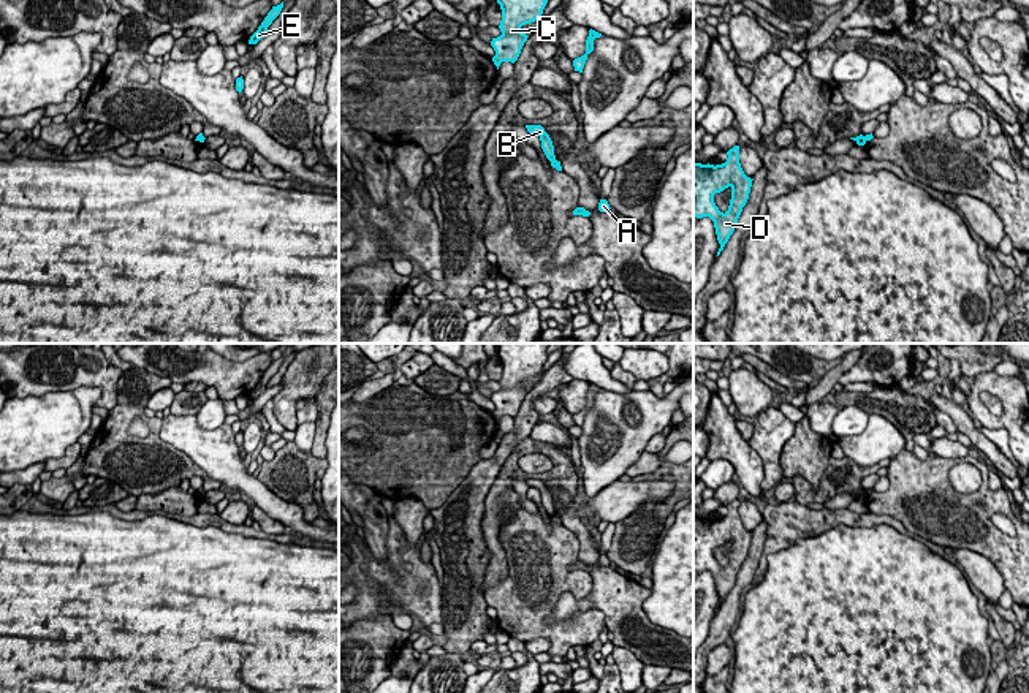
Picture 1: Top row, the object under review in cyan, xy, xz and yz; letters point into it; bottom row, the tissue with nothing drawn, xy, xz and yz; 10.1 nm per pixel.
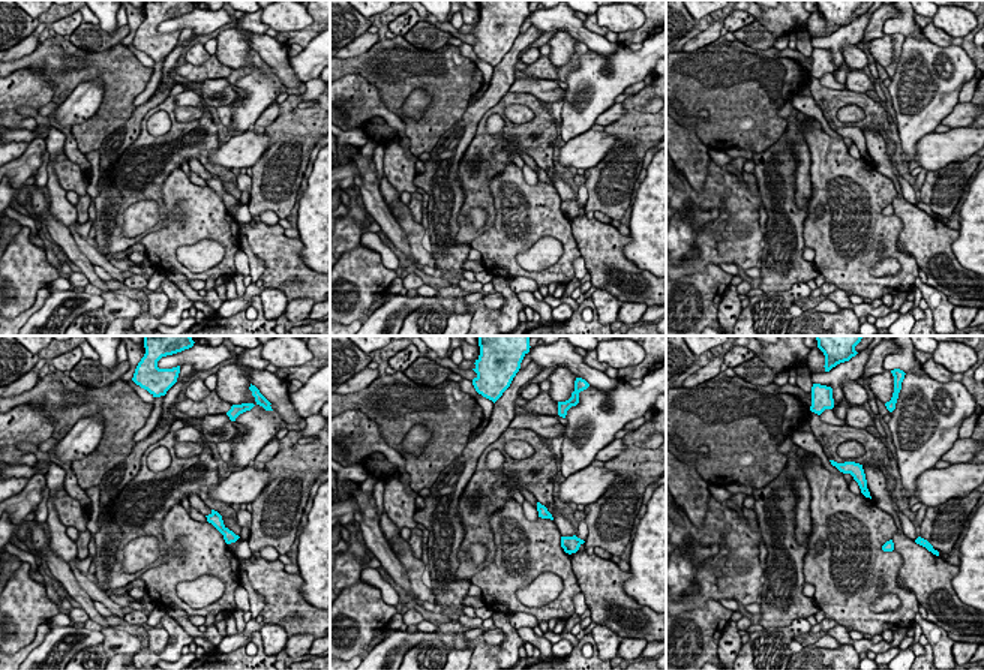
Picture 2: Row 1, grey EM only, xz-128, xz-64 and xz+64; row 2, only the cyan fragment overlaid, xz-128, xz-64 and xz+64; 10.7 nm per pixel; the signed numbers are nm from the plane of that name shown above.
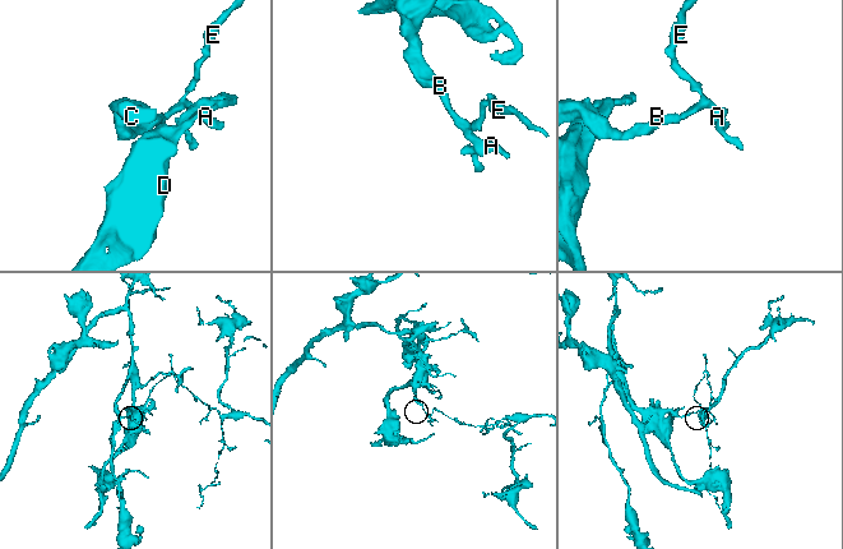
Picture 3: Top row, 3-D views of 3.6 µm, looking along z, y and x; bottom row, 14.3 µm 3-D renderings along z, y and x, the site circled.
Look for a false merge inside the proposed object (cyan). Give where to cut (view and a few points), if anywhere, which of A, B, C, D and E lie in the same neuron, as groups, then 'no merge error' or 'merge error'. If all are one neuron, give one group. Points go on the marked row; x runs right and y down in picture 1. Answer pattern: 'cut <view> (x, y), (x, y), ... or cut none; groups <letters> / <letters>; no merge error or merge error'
cut xz (554, 159), (551, 162); groups A E / B C D; merge error

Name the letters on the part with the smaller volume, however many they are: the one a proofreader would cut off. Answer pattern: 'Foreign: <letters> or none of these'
Foreign: A, E

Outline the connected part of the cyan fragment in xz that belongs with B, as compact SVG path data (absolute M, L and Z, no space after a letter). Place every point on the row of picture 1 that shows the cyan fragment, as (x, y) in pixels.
M526 125L526 128L529 133L535 133L540 136L541 149L543 149L546 158L549 161L554 161L556 160L554 146L552 146L549 134L545 131L545 128L541 125Z

